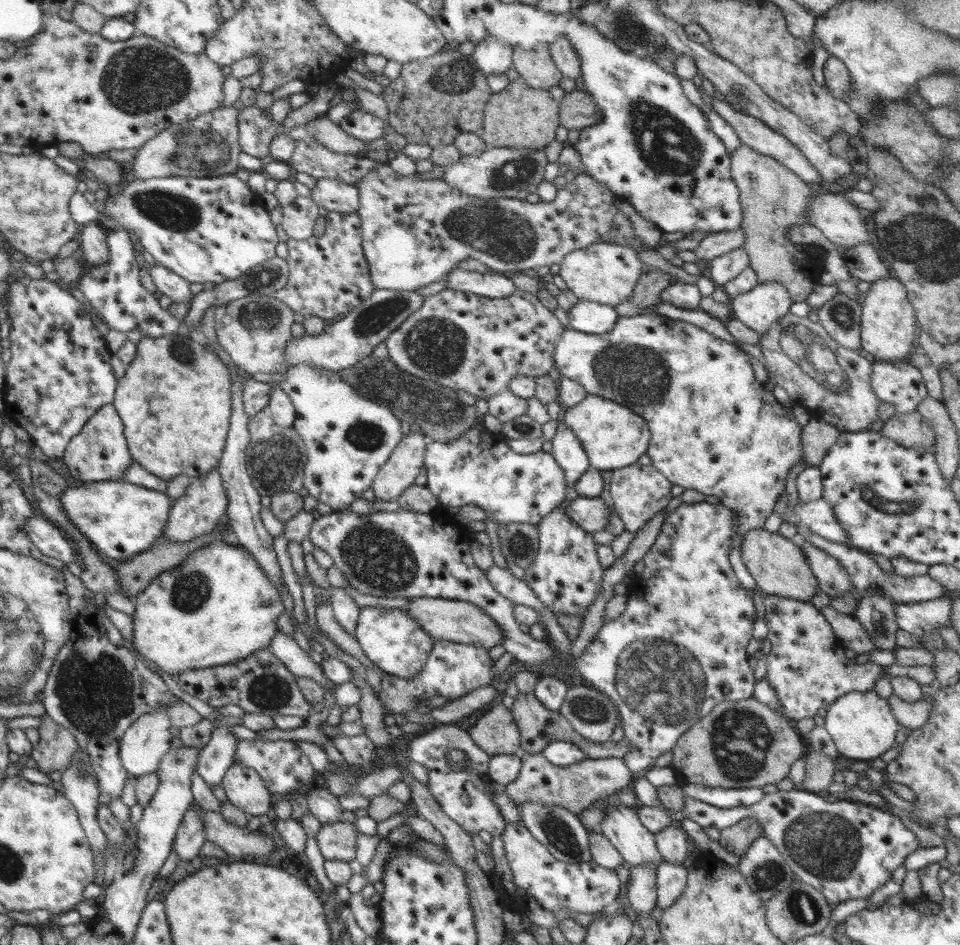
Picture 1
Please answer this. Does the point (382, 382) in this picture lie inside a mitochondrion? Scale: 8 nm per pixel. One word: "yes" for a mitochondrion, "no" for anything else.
yes

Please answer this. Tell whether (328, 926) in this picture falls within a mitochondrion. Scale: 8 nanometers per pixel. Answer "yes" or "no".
no

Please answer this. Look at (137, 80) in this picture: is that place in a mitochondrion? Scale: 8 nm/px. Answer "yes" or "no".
yes

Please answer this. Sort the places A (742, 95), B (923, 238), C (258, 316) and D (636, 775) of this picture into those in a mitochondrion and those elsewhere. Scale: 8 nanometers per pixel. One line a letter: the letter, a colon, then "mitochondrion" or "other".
A: mitochondrion
B: mitochondrion
C: mitochondrion
D: other

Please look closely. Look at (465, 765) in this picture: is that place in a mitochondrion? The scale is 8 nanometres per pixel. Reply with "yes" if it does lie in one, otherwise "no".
no

